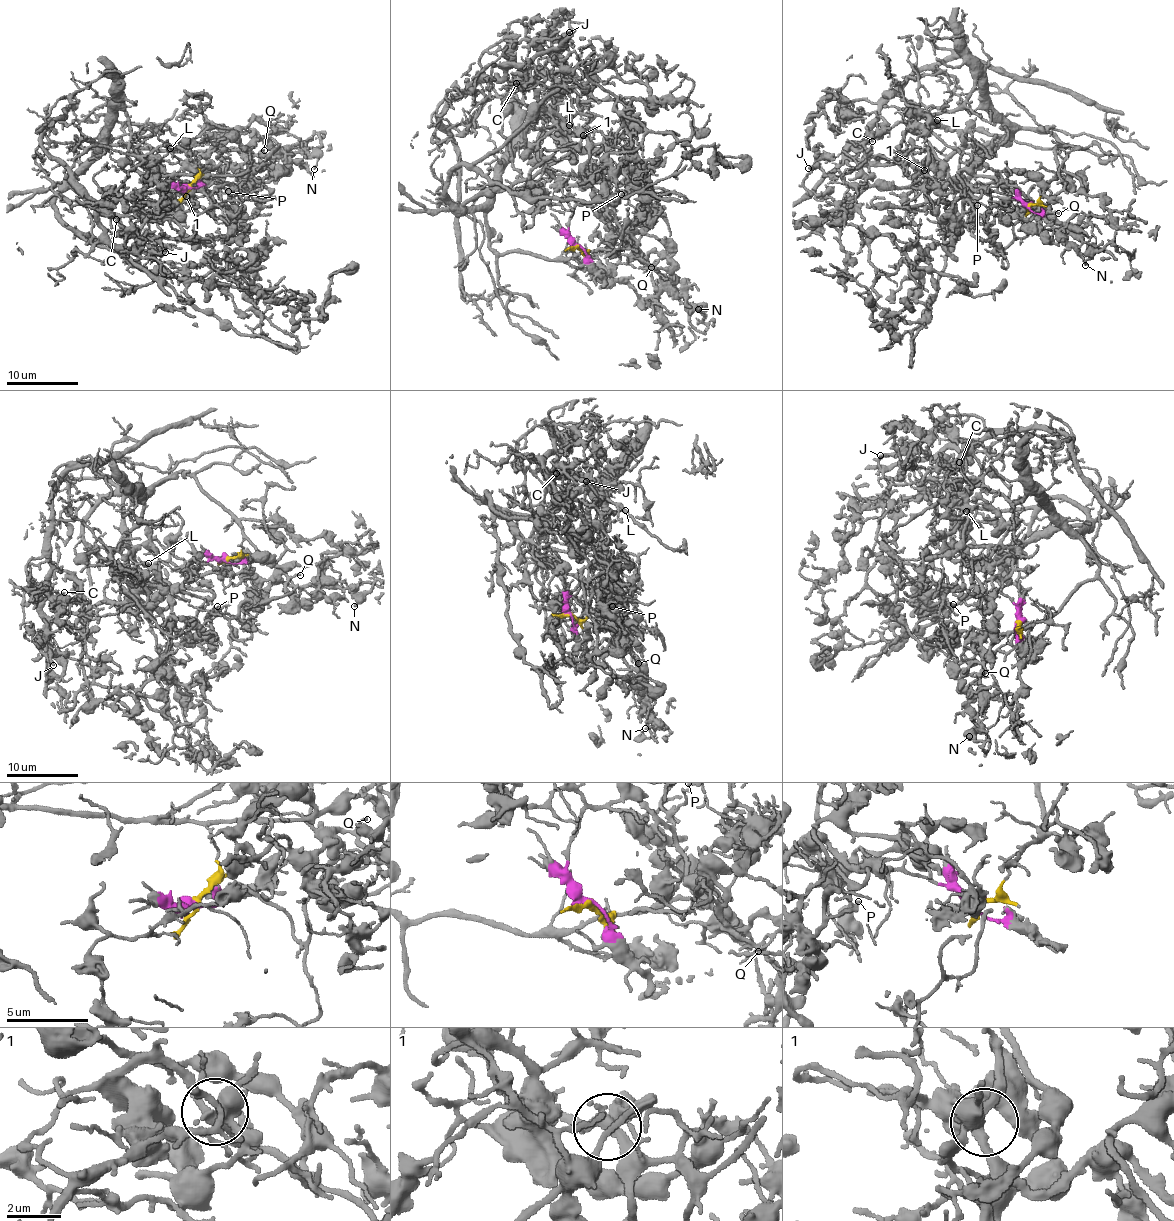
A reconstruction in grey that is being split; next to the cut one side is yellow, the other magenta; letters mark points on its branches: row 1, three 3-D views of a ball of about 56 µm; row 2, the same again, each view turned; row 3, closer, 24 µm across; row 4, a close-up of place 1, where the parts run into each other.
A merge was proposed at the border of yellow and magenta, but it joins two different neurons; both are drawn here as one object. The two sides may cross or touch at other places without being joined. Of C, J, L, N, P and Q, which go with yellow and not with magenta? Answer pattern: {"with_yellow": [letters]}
{"with_yellow": []}

